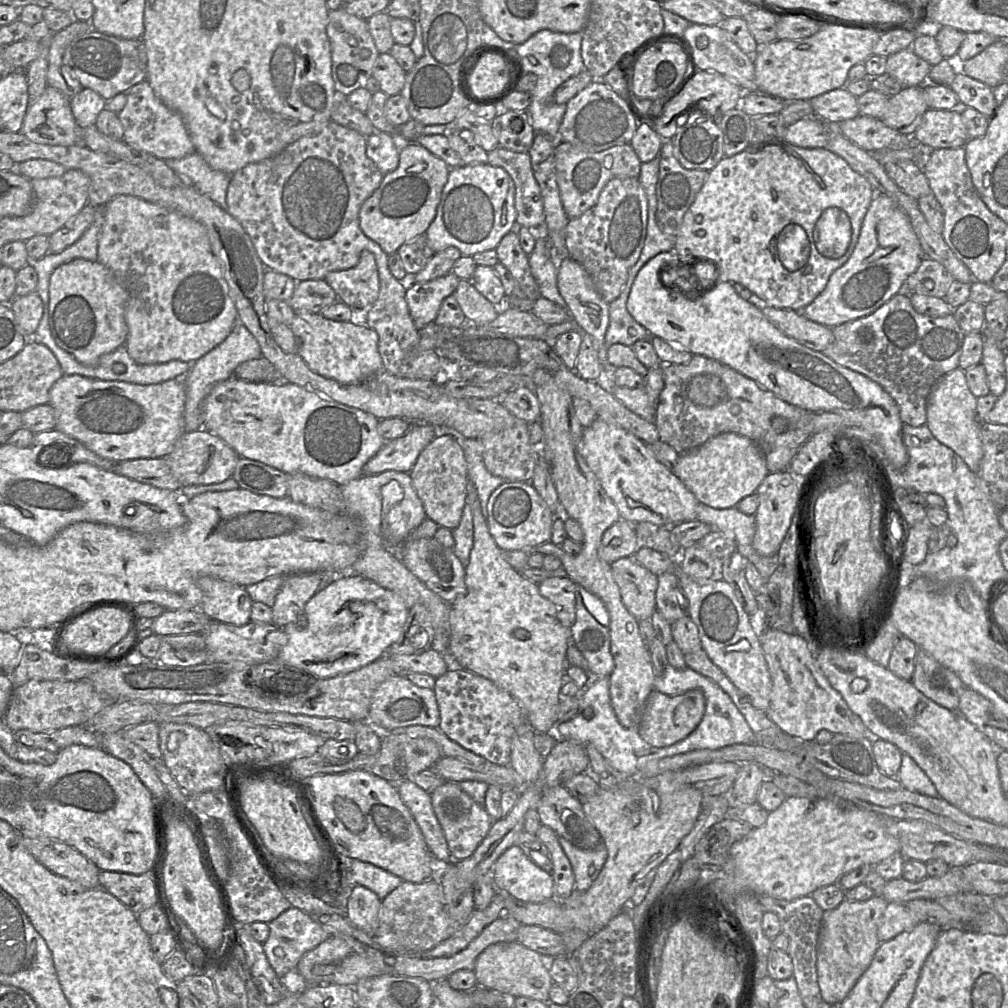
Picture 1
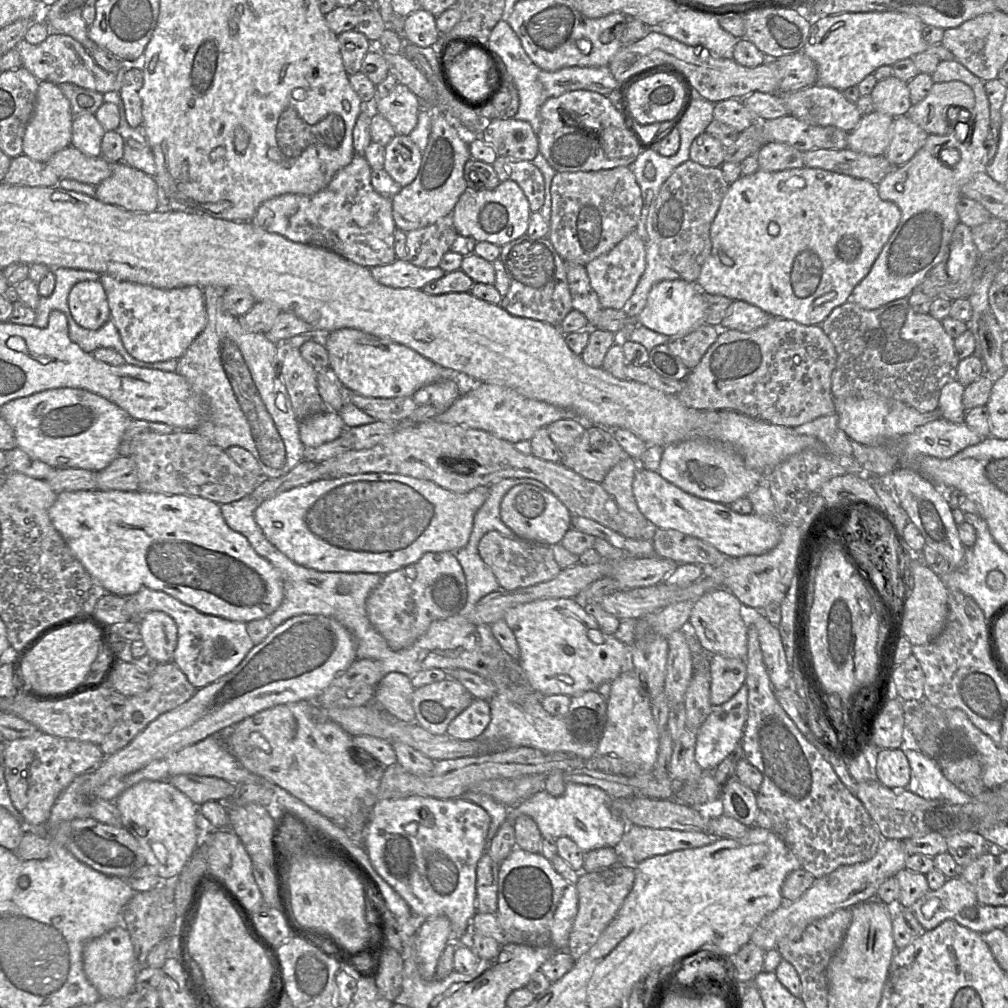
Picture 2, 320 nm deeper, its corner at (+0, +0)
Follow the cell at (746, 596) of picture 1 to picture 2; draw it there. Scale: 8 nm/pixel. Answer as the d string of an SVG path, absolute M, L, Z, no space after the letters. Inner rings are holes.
M744 604L740 606L740 616L747 627L747 670L744 684L748 688L748 716L742 737L743 758L755 766L763 777L761 786L756 792L758 812L755 825L778 835L798 858L801 867L815 878L820 878L841 865L871 859L877 853L883 837L863 804L849 792L830 763L799 731L777 701L765 667L758 632L754 625L760 616L760 611L762 610Z

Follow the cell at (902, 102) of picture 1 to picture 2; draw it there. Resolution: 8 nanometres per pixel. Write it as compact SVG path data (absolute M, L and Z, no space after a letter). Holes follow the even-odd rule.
M877 111L862 116L857 127L849 132L847 148L871 156L883 155L891 140L894 119Z

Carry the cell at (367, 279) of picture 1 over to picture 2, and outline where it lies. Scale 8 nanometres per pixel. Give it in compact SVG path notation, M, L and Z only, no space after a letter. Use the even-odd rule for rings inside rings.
M398 258L391 264L371 267L370 271L373 278L382 285L414 289L423 289L427 283L446 274L440 267L421 268Z

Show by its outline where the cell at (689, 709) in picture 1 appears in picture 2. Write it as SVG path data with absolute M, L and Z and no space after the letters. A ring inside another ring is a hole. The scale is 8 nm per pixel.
M713 654L709 656L709 670L710 702L714 707L729 701L745 683L744 660Z

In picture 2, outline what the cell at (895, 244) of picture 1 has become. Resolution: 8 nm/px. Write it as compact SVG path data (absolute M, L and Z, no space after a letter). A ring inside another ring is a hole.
M957 60L940 61L931 76L934 83L961 81L972 88L975 95L974 122L970 116L965 116L968 126L968 140L965 142L955 139L954 134L928 135L924 146L911 160L895 168L877 184L880 198L894 202L901 211L901 219L869 273L852 291L850 301L866 310L908 298L928 272L942 261L954 229L960 222L957 203L962 197L961 189L976 173L985 171L989 163L986 140L990 129L990 104L985 82ZM944 149L948 149L948 160L945 162L940 159L940 152Z

